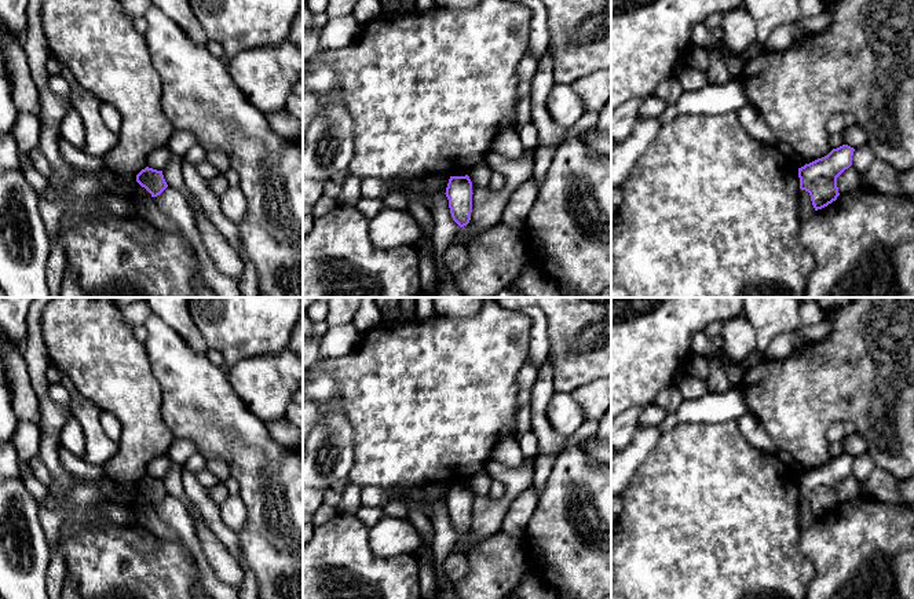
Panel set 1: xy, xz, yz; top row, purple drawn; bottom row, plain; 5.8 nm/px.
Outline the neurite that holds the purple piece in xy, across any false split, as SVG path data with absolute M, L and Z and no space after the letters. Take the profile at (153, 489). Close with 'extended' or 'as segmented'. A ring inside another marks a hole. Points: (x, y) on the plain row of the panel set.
M146 475L136 483L136 490L145 496L151 505L160 504L167 496L162 479Z | as segmented

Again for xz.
M450 485L445 503L449 508L453 529L460 536L467 534L471 529L474 503L469 485Z | as segmented

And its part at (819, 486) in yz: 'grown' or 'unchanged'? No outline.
unchanged

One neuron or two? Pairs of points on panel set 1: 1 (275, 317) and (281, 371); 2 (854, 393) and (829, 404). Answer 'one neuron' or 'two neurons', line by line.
1: two neurons
2: one neuron

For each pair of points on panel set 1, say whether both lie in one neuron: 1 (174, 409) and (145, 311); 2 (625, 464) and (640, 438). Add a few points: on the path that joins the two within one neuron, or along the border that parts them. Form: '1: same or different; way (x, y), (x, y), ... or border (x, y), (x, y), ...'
1: different; border (153, 313), (143, 324)
2: same; way (631, 457), (640, 445)

